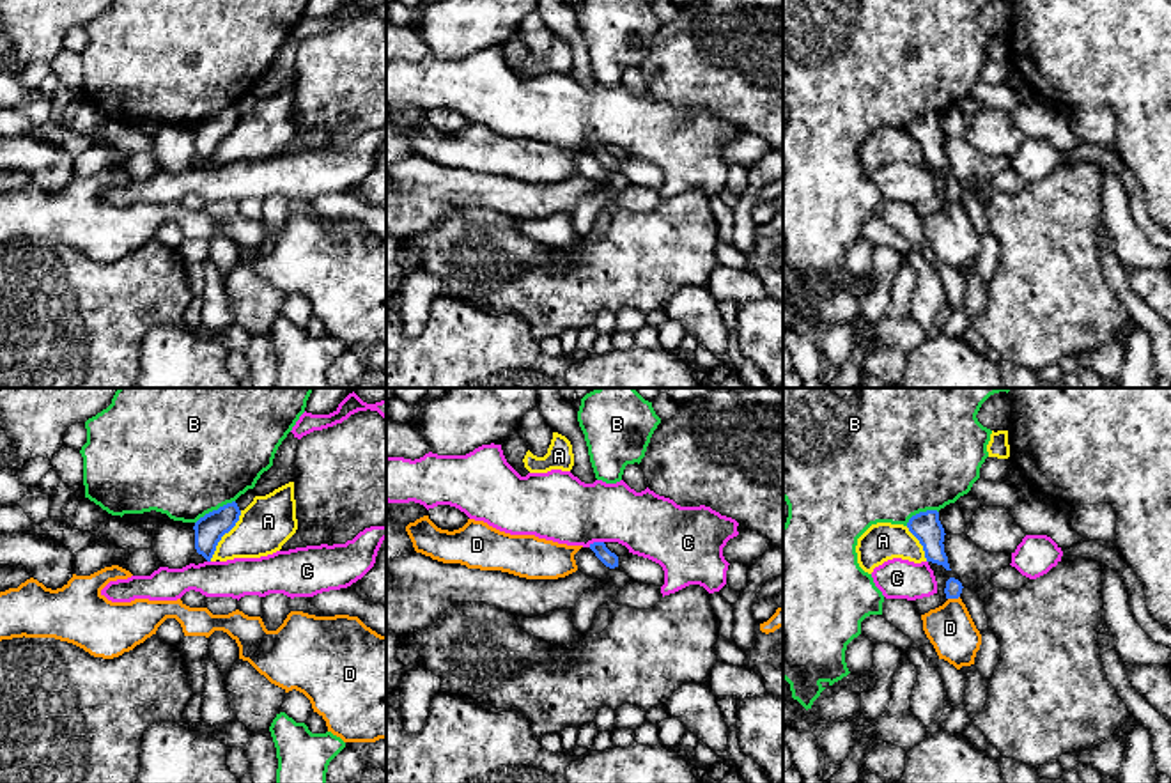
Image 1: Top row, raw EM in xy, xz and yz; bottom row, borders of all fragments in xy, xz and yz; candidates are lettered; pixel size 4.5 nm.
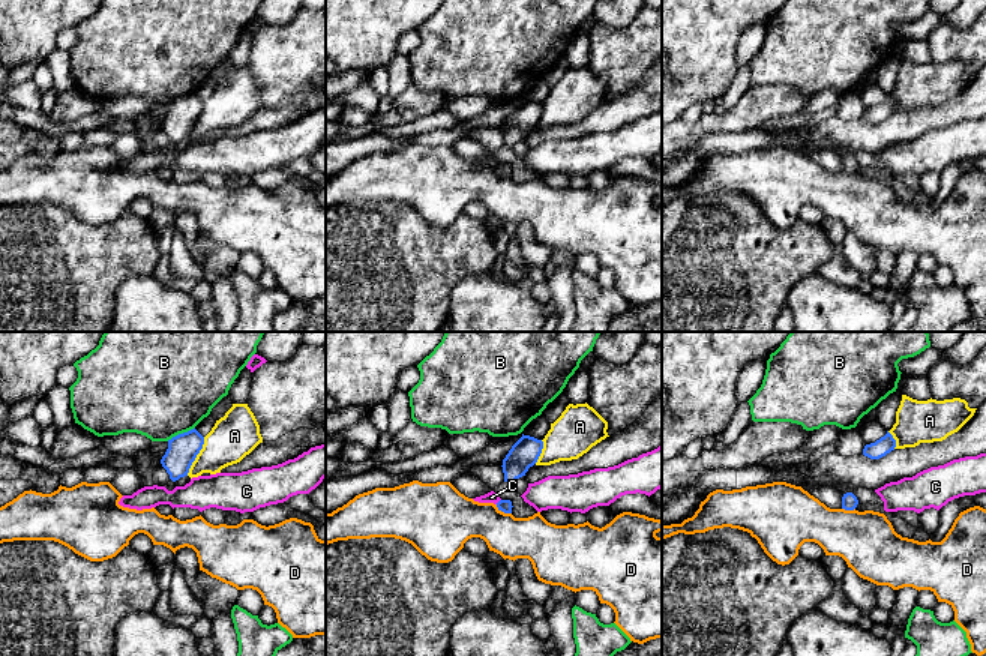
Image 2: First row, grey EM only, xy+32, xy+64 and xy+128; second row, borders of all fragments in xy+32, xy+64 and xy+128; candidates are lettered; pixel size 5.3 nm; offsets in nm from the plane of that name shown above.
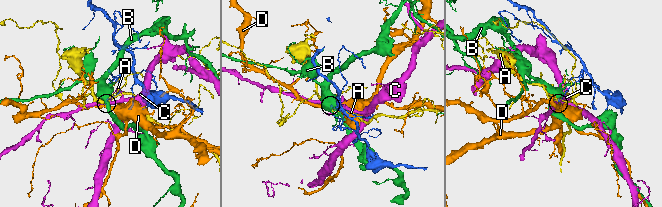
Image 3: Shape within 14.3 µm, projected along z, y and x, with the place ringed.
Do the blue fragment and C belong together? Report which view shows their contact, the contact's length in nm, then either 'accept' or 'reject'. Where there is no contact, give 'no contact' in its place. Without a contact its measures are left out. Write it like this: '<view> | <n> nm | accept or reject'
xz | 80 nm | reject

